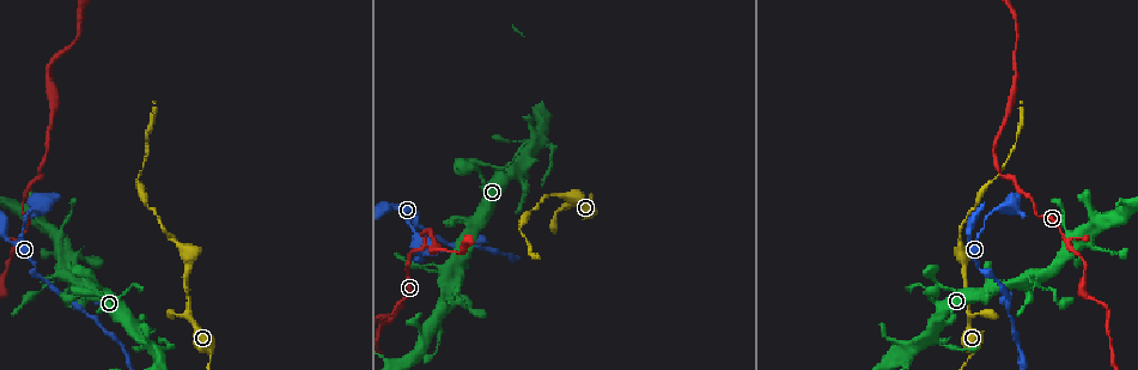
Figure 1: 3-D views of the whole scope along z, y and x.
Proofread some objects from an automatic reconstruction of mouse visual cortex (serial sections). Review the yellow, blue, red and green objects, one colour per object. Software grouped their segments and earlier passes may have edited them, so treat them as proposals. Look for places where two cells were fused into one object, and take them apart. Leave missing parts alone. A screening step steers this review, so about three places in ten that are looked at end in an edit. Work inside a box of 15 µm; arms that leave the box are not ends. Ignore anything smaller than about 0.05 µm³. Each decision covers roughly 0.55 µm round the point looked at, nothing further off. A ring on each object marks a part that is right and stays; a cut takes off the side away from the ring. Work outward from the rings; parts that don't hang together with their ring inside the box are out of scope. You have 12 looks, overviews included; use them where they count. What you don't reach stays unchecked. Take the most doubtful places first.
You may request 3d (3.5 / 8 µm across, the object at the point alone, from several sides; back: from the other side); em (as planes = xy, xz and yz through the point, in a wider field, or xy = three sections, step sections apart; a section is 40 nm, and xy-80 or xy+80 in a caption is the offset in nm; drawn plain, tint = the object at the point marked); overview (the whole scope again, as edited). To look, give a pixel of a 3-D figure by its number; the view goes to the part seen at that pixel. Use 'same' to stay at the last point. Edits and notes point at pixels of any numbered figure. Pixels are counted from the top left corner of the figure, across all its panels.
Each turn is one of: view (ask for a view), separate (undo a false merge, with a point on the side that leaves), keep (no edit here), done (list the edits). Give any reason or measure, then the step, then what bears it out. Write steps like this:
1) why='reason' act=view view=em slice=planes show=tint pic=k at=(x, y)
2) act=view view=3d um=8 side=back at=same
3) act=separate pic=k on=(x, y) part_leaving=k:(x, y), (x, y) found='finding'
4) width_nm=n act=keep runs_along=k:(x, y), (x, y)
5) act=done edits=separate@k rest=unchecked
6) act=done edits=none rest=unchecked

why='arms part here' act=view view=3d um=3.5 side=back pic=1 at=(402, 304)

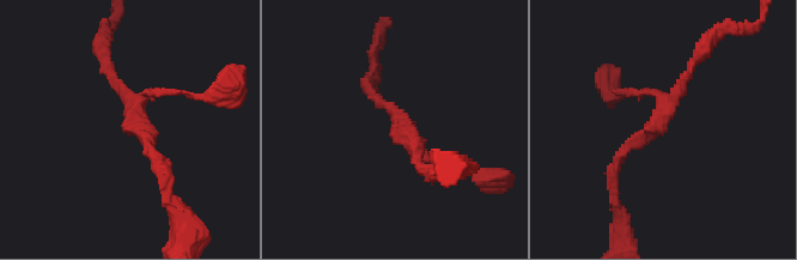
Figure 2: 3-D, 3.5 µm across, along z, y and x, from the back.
arms=3 arm_widths_nm=100,150,200 act=view view=em slice=xy step=3 show=tint pic=2 at=(131, 108)

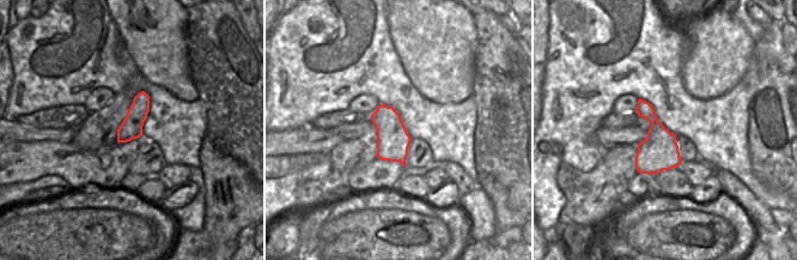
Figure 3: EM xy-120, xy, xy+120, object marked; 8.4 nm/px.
width_nm=280 act=keep runs_along=2:(703, 46), (675, 101), (616, 163) found='one cell here'

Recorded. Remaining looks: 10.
why='three arms meet' act=view view=em slice=xy step=5 show=tint pic=1 at=(1009, 297)

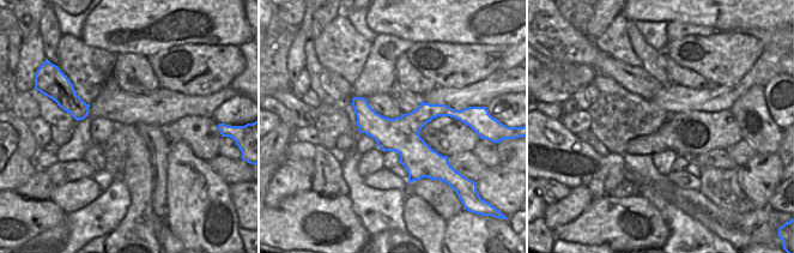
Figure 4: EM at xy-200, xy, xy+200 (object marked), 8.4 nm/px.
act=view view=3d um=3.5 side=back at=same

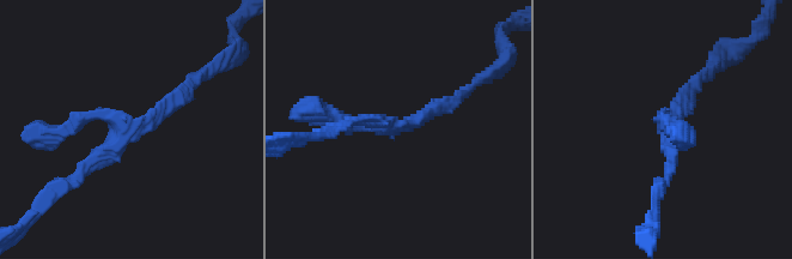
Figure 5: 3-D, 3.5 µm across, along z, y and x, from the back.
arms=3 act=keep runs_along=4:(355, 101), (425, 162), (443, 162) found='all the same cell'

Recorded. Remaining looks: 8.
why='thin arm on a thick one' act=view view=3d um=8 pic=1 at=(566, 206)

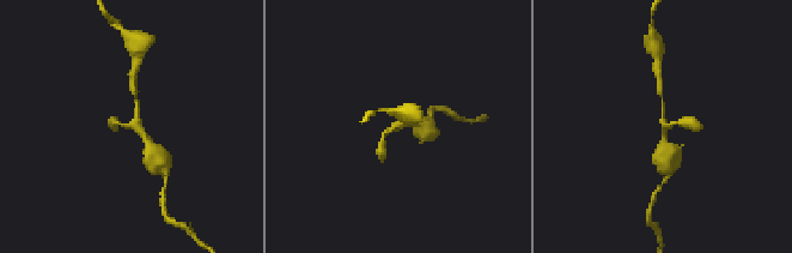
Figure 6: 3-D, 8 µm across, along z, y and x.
arms=3 arm_widths_nm=150,150,450 why='shape alone is not enough' act=view view=em slice=planes show=tint pic=6 at=(135, 124)

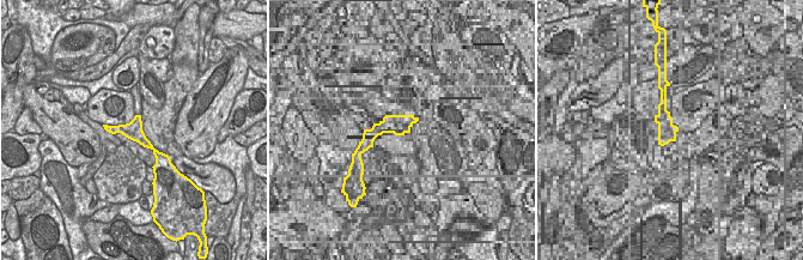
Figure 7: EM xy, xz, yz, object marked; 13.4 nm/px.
act=keep runs_along=6:(156, 155), (136, 125), (134, 91) found='continuous, no second cell'

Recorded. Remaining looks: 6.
why='branch point' act=view view=3d um=8 pic=1 at=(187, 255)

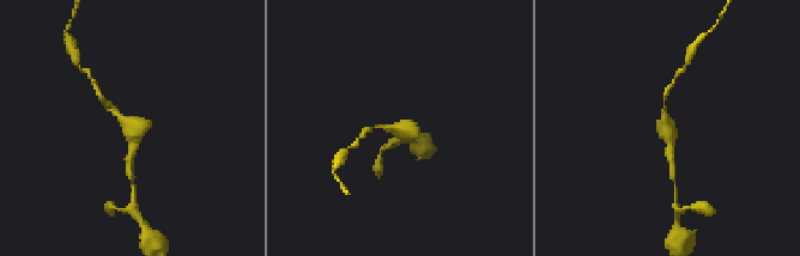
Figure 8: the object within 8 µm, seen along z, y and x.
why='need the tissue' act=view view=em slice=xy step=3 show=tint pic=8 at=(402, 130)

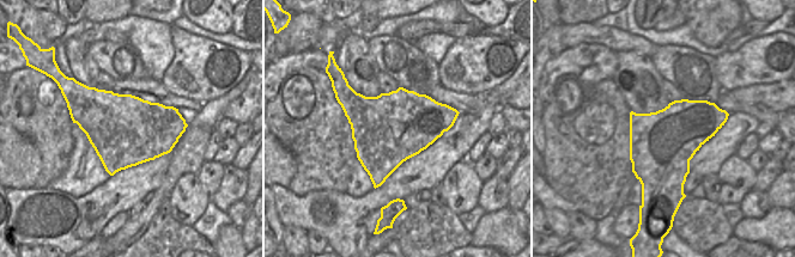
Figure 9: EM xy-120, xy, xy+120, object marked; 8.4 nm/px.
width_nm=600 act=keep runs_along=8:(128, 164), (133, 129), (108, 105) found='all the same cell'

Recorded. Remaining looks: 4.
why='abrupt turn' act=view view=3d um=3.5 pic=1 at=(920, 345)

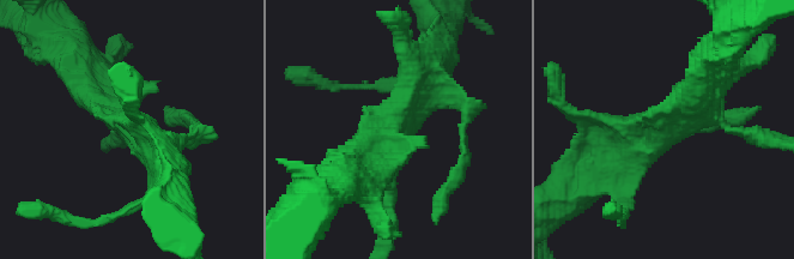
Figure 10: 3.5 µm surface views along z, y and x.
act=view view=em slice=xy step=3 show=tint pic=10 at=(400, 124)

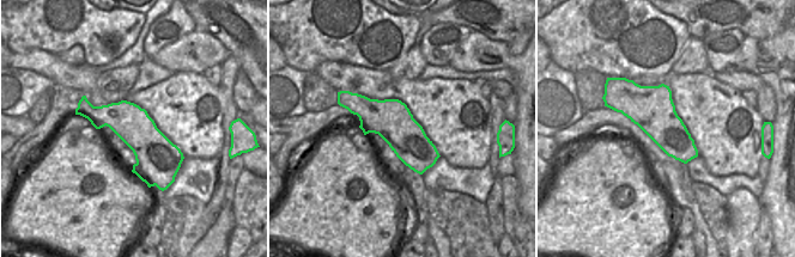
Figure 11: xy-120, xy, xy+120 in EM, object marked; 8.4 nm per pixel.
act=keep runs_along=10:(714, 82), (653, 145), (606, 167) found='one cell here'

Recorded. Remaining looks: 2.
act=done edits=none rest=unchecked

